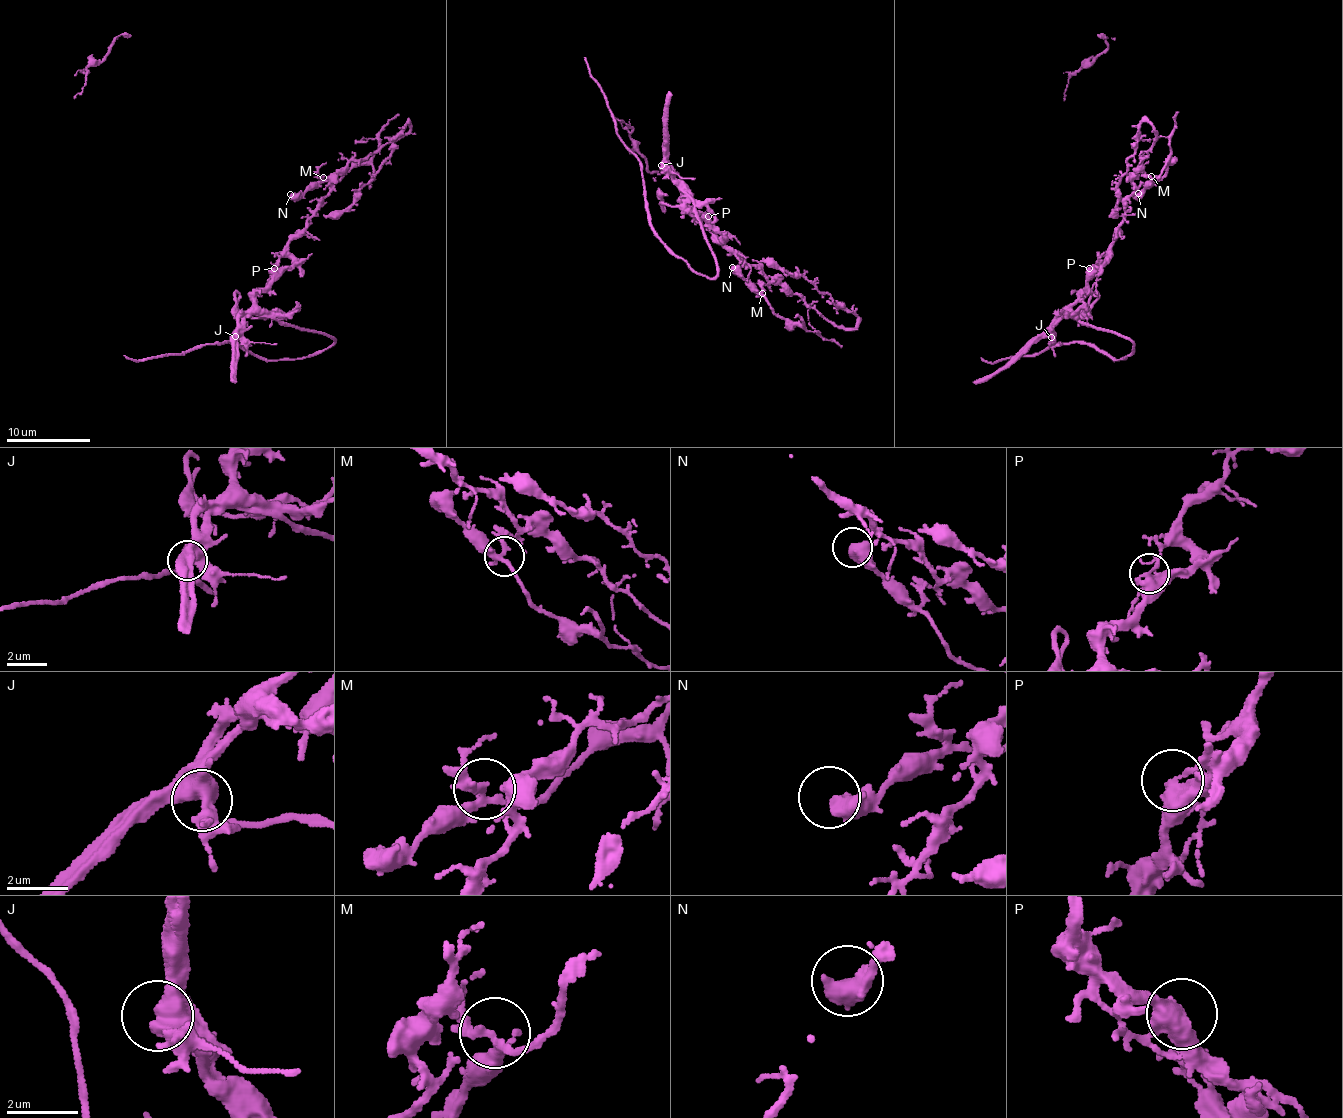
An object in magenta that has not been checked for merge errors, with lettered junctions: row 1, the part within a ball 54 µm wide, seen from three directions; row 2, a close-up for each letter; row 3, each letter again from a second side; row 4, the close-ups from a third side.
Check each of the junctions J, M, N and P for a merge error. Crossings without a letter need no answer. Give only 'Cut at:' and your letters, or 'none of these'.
Cut at: P

